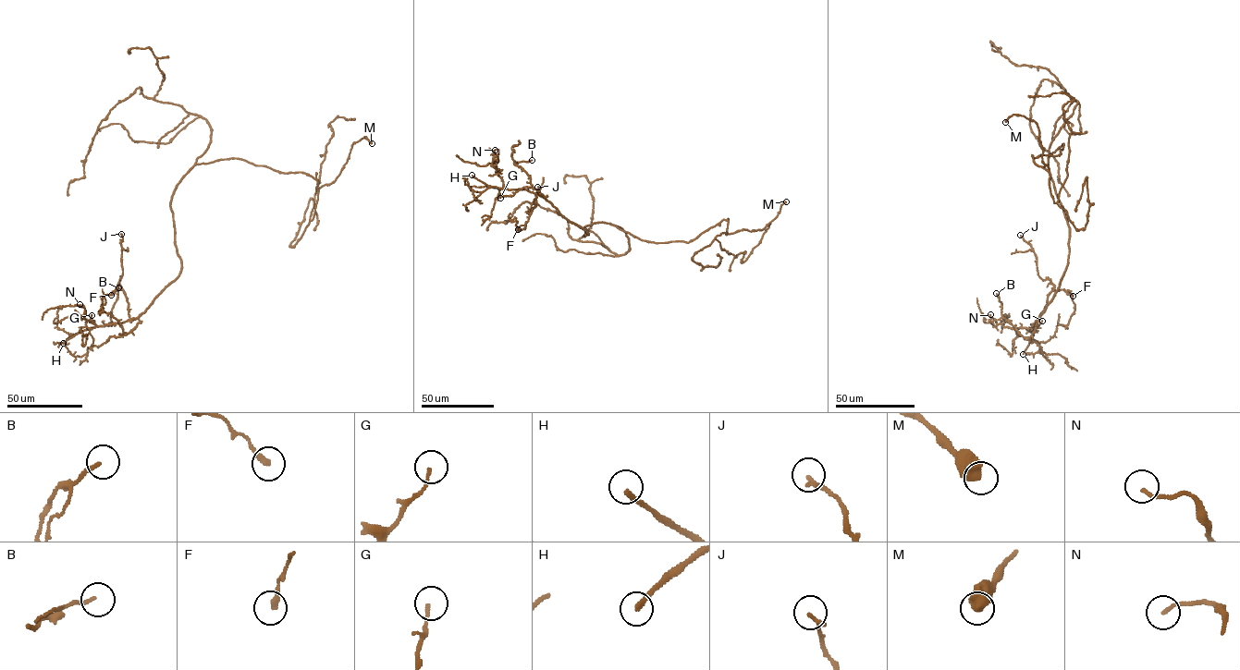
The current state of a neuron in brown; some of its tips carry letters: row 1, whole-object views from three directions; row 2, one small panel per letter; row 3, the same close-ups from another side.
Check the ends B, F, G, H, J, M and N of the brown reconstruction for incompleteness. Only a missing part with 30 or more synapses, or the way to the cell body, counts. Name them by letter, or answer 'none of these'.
H

